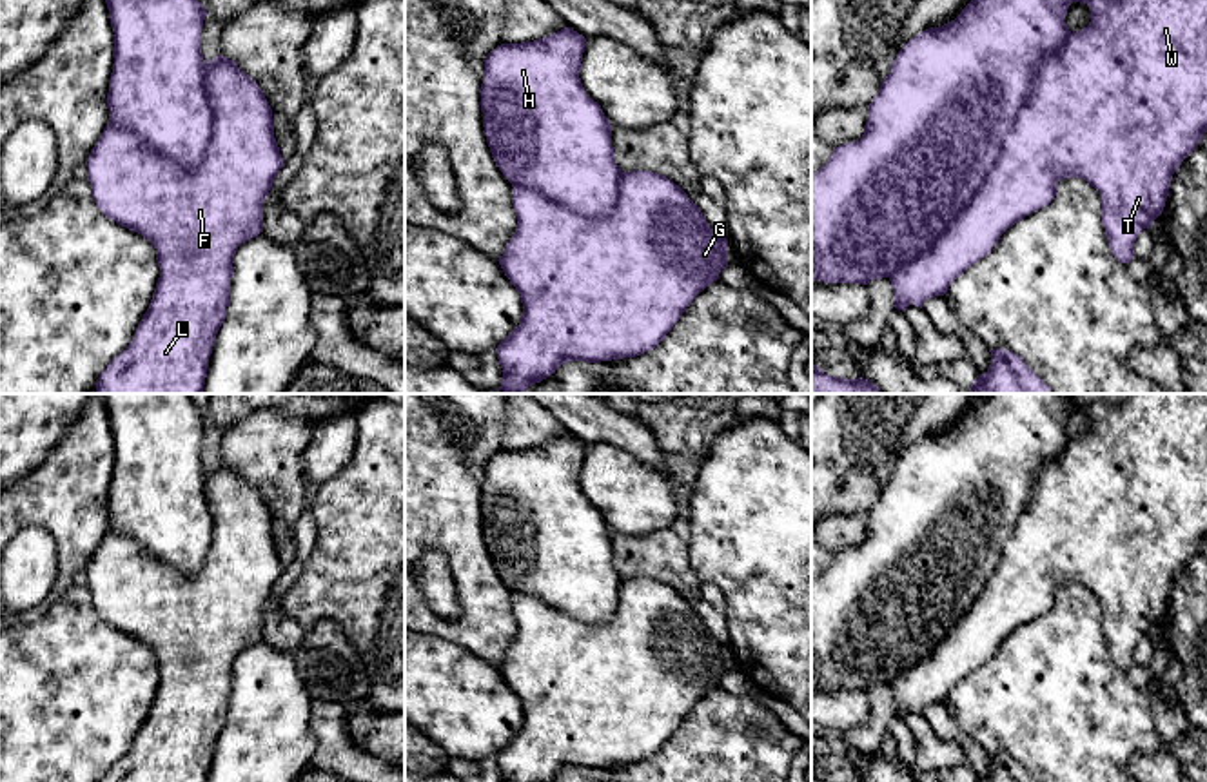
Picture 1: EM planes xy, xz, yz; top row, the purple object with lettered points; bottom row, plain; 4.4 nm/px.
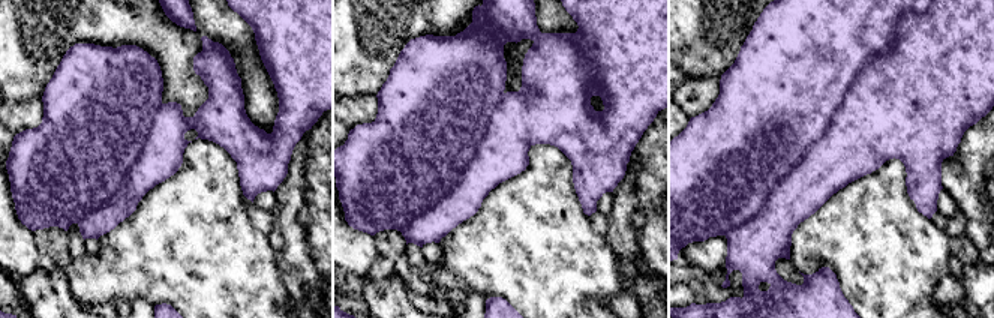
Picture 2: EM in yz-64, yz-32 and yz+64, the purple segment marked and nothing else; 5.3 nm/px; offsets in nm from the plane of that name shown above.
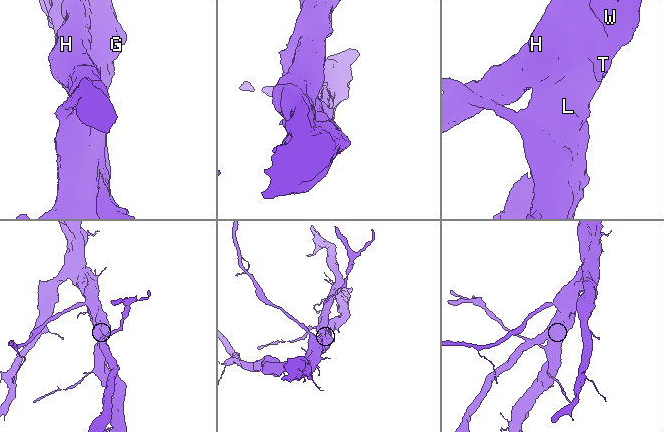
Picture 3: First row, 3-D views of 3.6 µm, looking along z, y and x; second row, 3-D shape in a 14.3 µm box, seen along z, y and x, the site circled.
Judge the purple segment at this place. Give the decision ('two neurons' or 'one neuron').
two neurons

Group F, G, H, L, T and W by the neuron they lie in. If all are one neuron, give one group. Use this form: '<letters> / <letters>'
F G L T W / H

